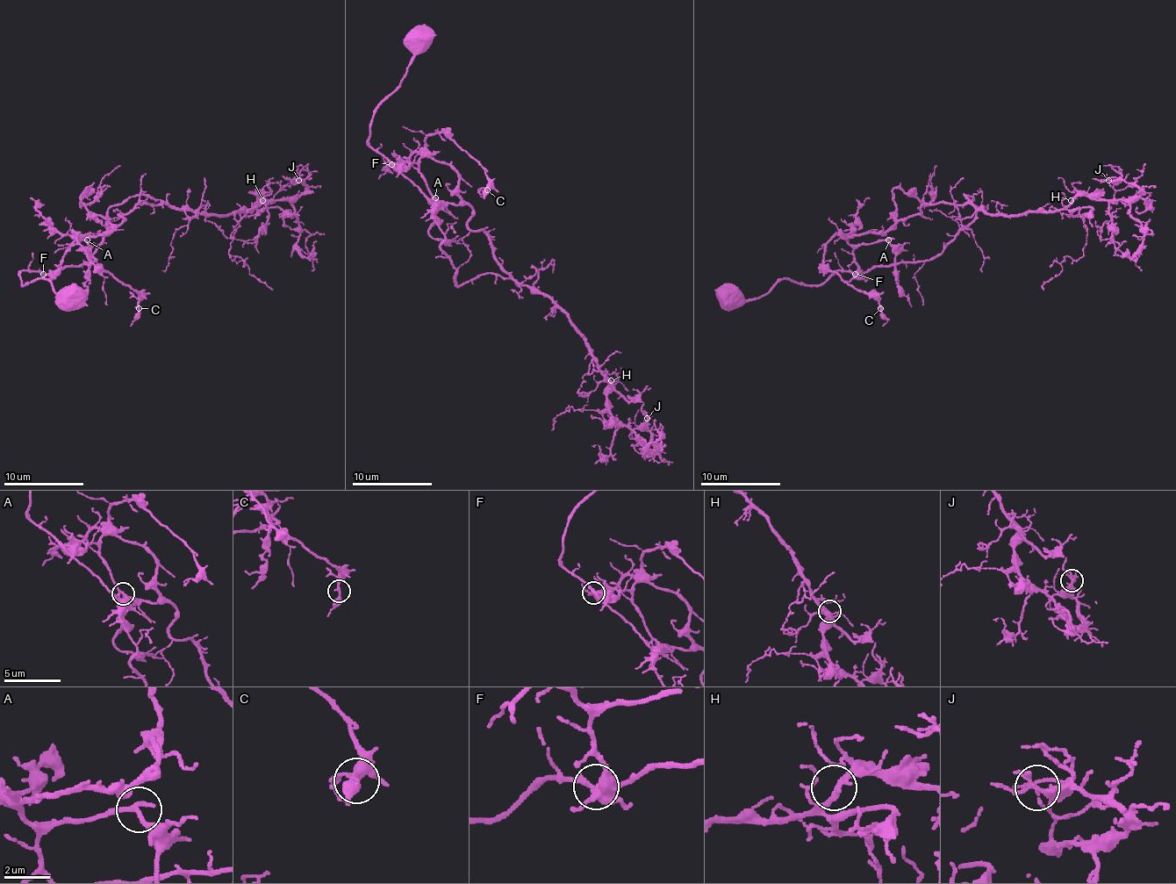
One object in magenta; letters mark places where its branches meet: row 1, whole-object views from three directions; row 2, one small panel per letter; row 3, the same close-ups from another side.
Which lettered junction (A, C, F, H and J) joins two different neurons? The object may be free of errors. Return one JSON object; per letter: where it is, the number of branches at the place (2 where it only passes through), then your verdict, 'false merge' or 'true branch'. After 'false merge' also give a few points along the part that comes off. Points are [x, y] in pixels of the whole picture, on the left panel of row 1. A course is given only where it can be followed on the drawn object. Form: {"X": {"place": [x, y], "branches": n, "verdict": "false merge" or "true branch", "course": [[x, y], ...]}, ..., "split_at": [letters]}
{"A": {"place": [87, 240], "branches": 2, "verdict": "true branch"}, "C": {"place": [139, 308], "branches": 2, "verdict": "true branch"}, "F": {"place": [43, 274], "branches": 2, "verdict": "true branch"}, "H": {"place": [262, 200], "branches": 2, "verdict": "true branch"}, "J": {"place": [298, 180], "branches": 2, "verdict": "true branch"}, "split_at": []}

